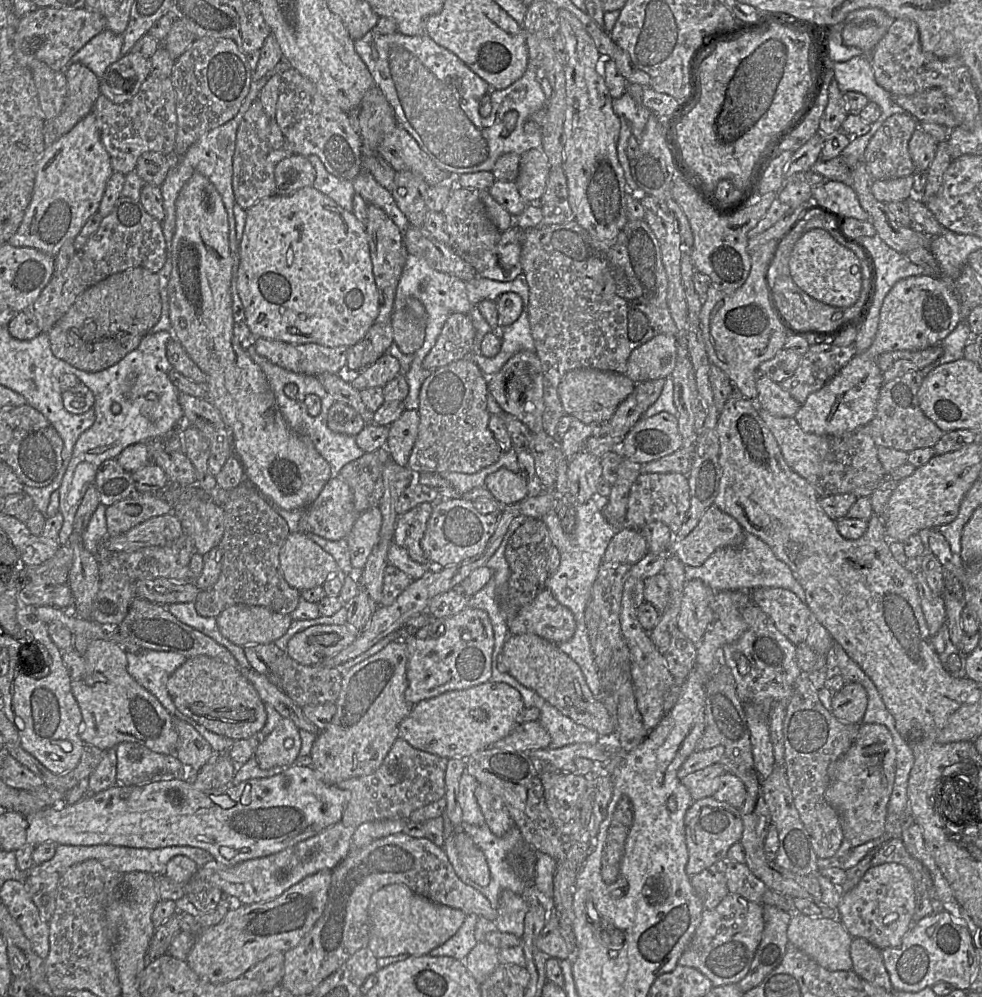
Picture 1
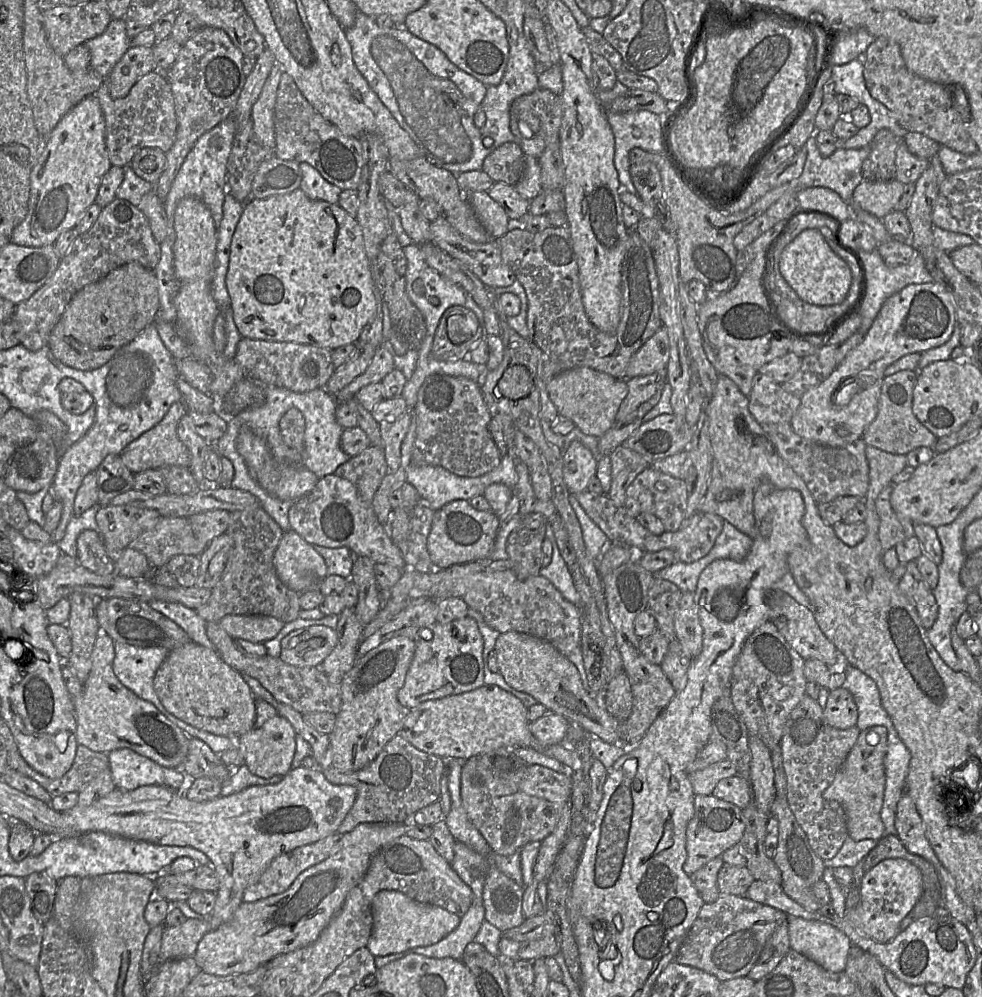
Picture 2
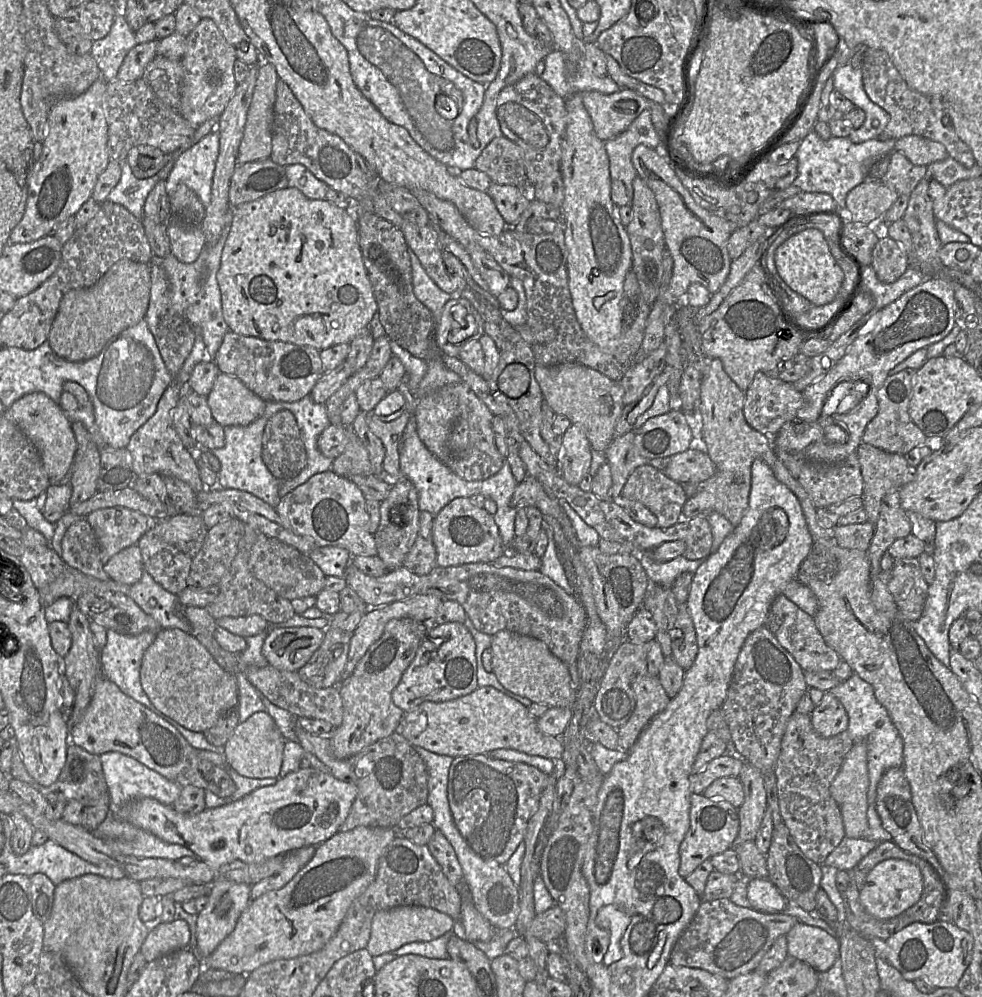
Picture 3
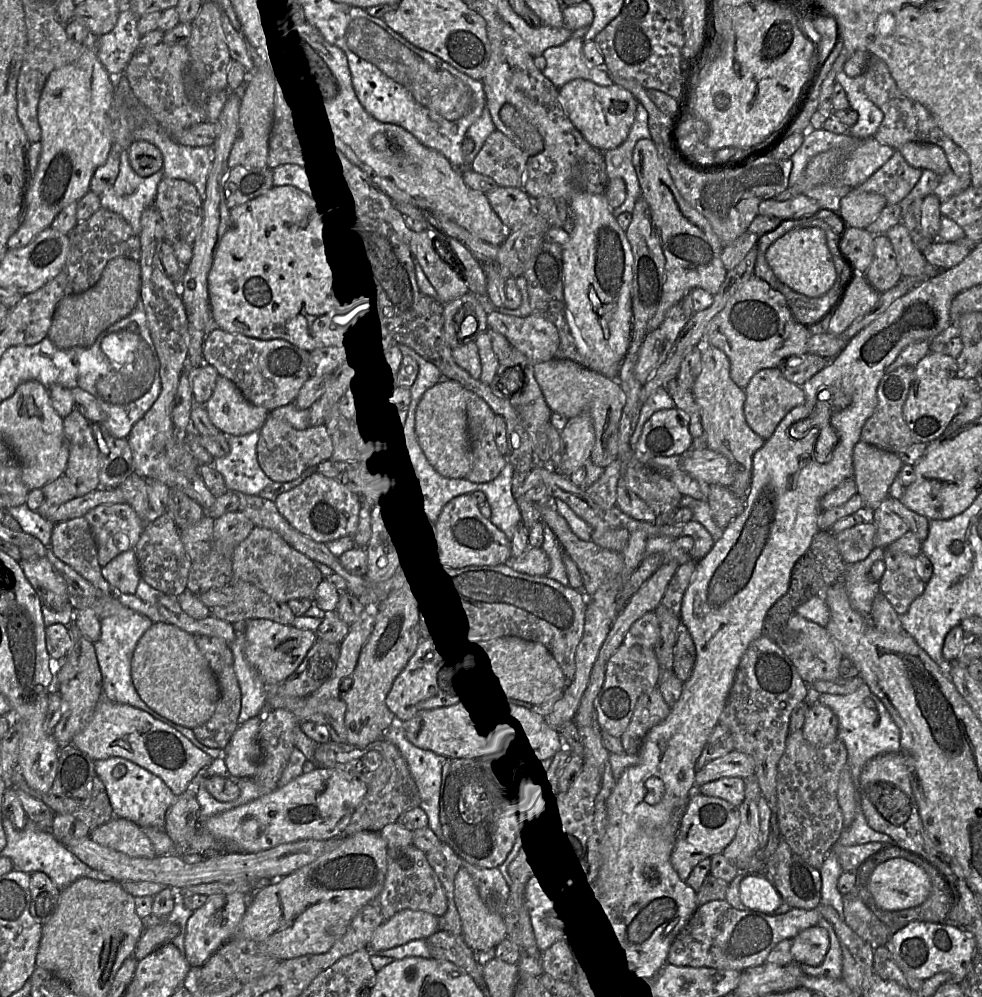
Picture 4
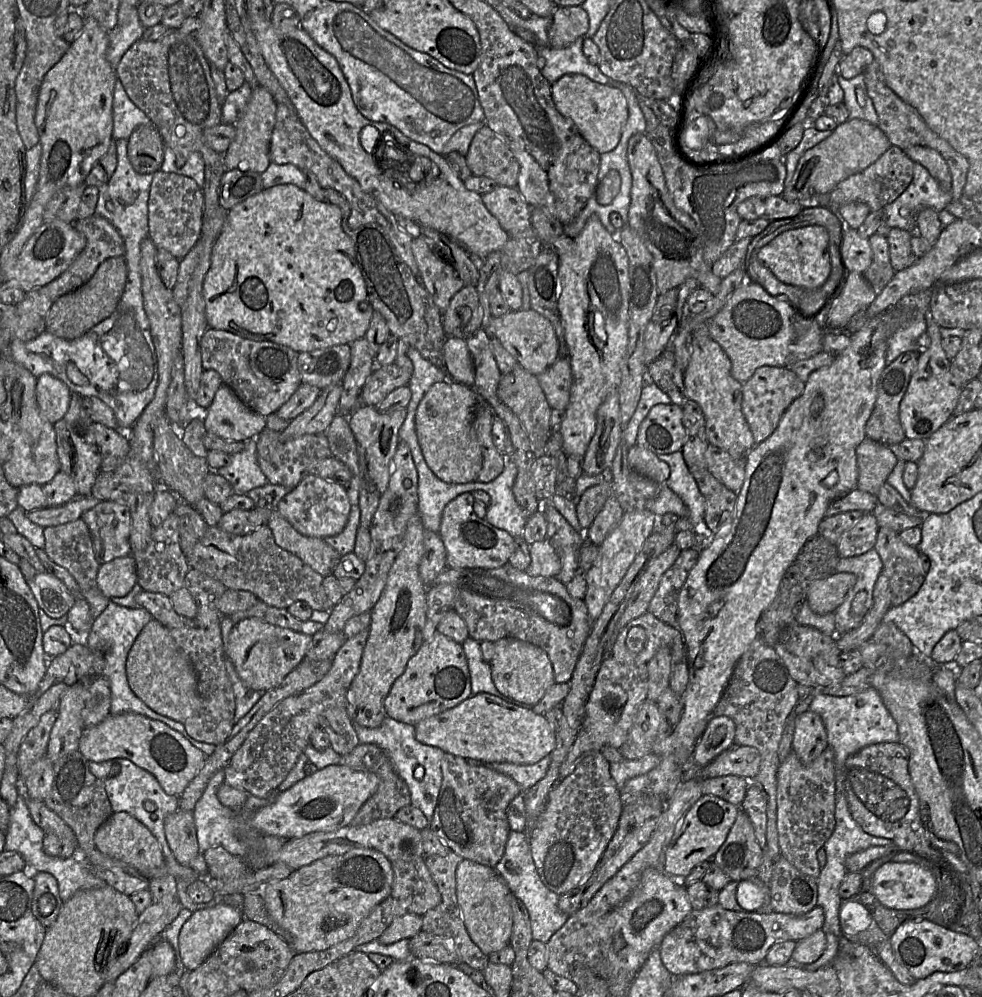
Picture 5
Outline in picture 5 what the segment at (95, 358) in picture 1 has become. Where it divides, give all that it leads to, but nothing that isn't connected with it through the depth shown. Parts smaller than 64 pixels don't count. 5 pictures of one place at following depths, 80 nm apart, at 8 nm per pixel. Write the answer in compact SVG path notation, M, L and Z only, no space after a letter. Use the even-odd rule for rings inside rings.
M124 257L107 258L86 283L60 296L52 304L46 315L46 330L67 340L79 338L114 312L124 291L126 280L127 266Z

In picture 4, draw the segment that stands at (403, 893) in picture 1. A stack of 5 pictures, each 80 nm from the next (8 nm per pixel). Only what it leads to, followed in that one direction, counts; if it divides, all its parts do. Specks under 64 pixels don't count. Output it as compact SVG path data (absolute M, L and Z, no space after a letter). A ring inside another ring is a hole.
M406 909L380 925L368 947L374 951L388 950L413 940L426 940L438 931L438 916Z

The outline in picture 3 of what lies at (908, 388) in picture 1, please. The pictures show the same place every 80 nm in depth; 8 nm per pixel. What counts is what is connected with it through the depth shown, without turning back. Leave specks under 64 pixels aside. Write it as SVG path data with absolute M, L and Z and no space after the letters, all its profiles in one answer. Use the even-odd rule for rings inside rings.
M906 368L889 374L878 391L878 413L867 424L862 441L890 453L905 455L915 447L929 443L928 438L913 422L909 414L909 403L914 387L916 370Z

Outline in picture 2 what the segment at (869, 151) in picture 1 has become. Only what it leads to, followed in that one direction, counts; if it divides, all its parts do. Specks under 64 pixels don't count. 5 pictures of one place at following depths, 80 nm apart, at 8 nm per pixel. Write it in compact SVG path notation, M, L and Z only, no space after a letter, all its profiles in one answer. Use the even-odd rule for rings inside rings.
M882 129L873 138L871 151L862 164L864 180L891 180L895 178L896 150L902 142L891 131Z

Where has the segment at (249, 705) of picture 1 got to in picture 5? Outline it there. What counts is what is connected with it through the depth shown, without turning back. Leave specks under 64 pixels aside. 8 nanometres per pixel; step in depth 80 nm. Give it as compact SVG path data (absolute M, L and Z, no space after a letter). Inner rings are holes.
M152 619L135 639L126 661L128 684L134 694L156 713L184 723L201 708L197 689L197 675L188 655L177 645L169 629Z

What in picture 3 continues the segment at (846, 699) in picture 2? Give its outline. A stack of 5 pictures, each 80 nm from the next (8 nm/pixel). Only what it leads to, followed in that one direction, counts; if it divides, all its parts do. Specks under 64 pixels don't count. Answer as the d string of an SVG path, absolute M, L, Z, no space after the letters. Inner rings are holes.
M827 691L812 711L811 723L822 737L830 738L847 731L849 718L841 702Z

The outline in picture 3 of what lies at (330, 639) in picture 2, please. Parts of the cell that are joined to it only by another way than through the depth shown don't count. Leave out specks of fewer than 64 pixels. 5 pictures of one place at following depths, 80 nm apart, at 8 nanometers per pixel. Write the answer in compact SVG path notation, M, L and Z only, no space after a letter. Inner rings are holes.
M269 626L262 646L268 664L284 671L298 671L323 642L325 632L315 627Z

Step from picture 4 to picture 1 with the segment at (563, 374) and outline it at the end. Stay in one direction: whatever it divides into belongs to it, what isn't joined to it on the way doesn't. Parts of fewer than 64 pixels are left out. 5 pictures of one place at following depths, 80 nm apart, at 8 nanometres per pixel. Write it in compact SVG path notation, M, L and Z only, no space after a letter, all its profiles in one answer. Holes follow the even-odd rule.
M579 368L565 374L558 395L565 414L585 424L607 424L620 403L633 392L635 384L625 374Z

